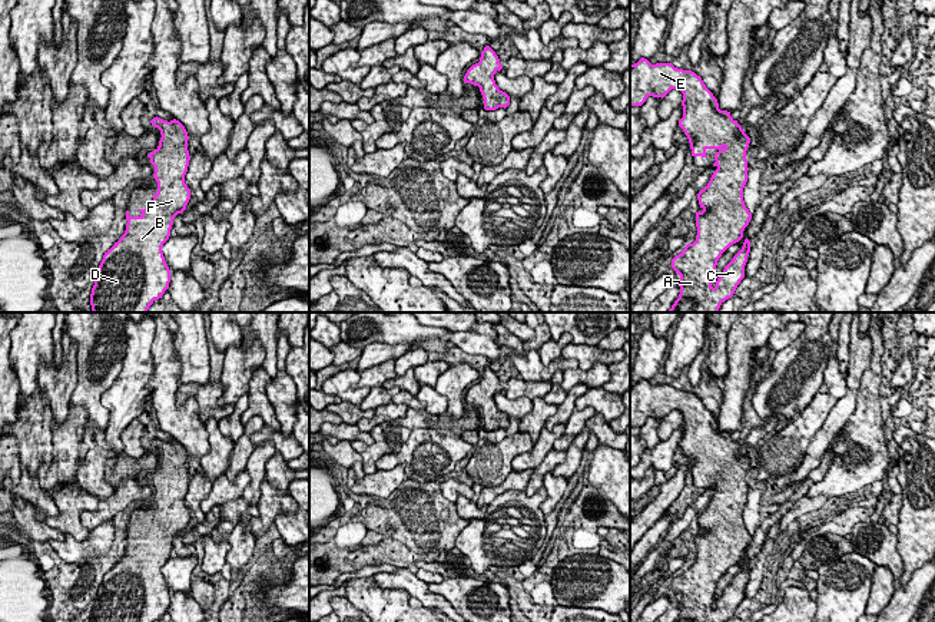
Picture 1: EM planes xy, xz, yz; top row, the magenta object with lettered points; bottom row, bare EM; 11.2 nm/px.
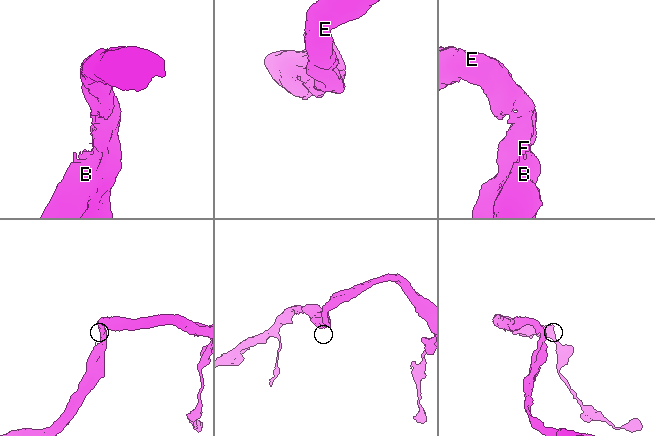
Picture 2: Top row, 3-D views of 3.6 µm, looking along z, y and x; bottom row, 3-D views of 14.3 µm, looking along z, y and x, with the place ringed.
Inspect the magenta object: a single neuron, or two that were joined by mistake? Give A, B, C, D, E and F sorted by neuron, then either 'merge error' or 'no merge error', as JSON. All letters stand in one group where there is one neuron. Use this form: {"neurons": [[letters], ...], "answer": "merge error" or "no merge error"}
{"neurons": [["A", "B", "C", "D", "E", "F"]], "answer": "no merge error"}

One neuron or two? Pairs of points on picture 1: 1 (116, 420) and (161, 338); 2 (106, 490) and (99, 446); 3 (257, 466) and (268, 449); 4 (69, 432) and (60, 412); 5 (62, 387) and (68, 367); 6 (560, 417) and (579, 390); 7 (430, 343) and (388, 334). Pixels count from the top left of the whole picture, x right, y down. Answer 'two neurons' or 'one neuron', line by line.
1: two neurons
2: one neuron
3: one neuron
4: two neurons
5: one neuron
6: one neuron
7: one neuron

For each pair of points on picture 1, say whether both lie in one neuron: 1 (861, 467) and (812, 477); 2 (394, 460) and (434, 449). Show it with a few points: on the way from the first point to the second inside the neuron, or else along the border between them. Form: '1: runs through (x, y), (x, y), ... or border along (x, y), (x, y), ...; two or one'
1: border along (831, 449), (832, 459), (829, 467), (806, 493); two
2: runs through (404, 456), (408, 453), (424, 453); one

